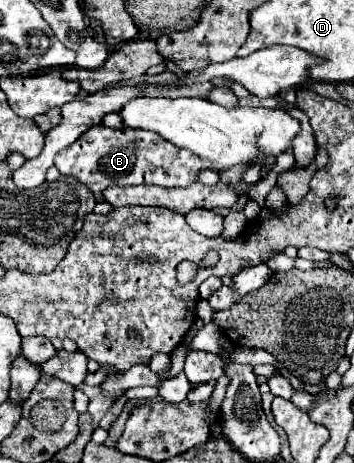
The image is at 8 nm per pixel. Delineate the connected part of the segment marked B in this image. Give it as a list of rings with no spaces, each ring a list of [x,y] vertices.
[[[105,125],[91,127],[73,145],[69,145],[61,153],[57,153],[55,167],[61,171],[61,175],[79,179],[95,195],[97,203],[103,201],[103,197],[101,197],[103,189],[107,189],[111,185],[129,187],[129,185],[141,185],[141,183],[155,183],[155,185],[161,185],[161,187],[187,187],[187,185],[197,181],[199,171],[203,171],[203,169],[217,171],[217,167],[213,167],[209,161],[197,157],[189,149],[181,149],[181,147],[165,141],[157,133],[145,131],[145,129],[131,129],[131,127],[125,127],[125,125],[121,129],[111,129],[111,127],[105,127]]]

